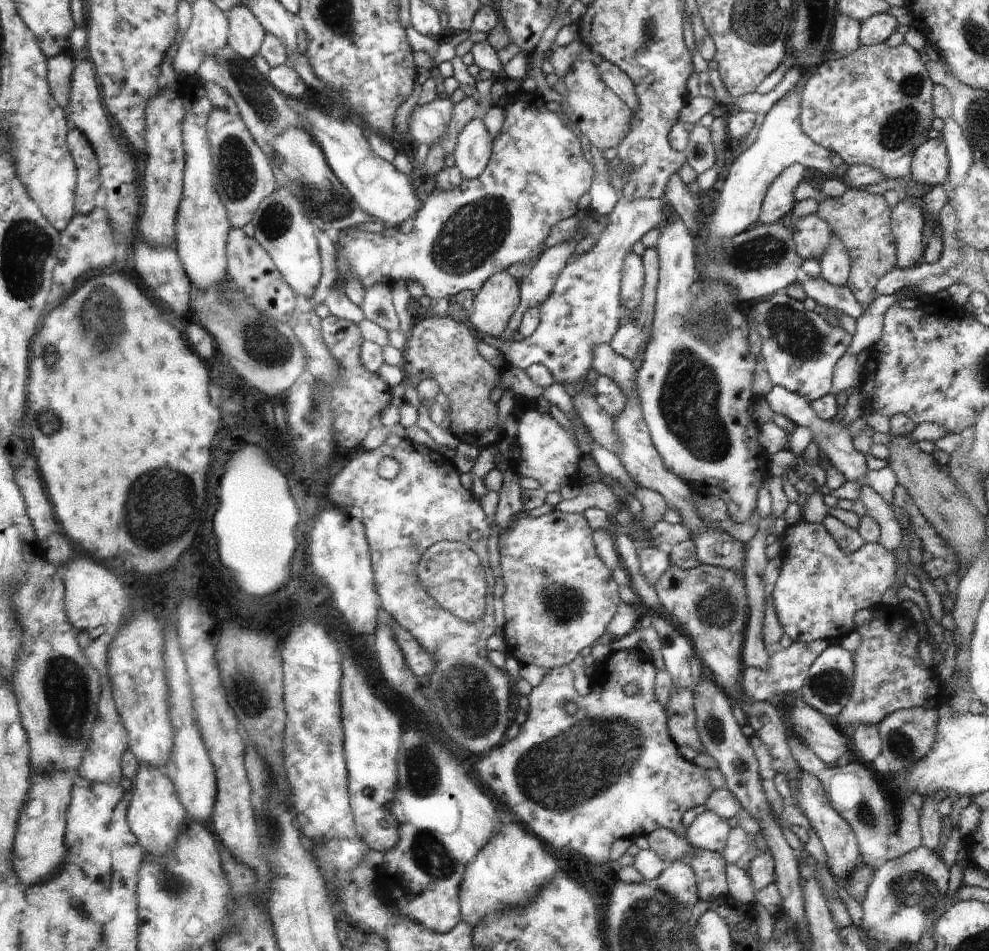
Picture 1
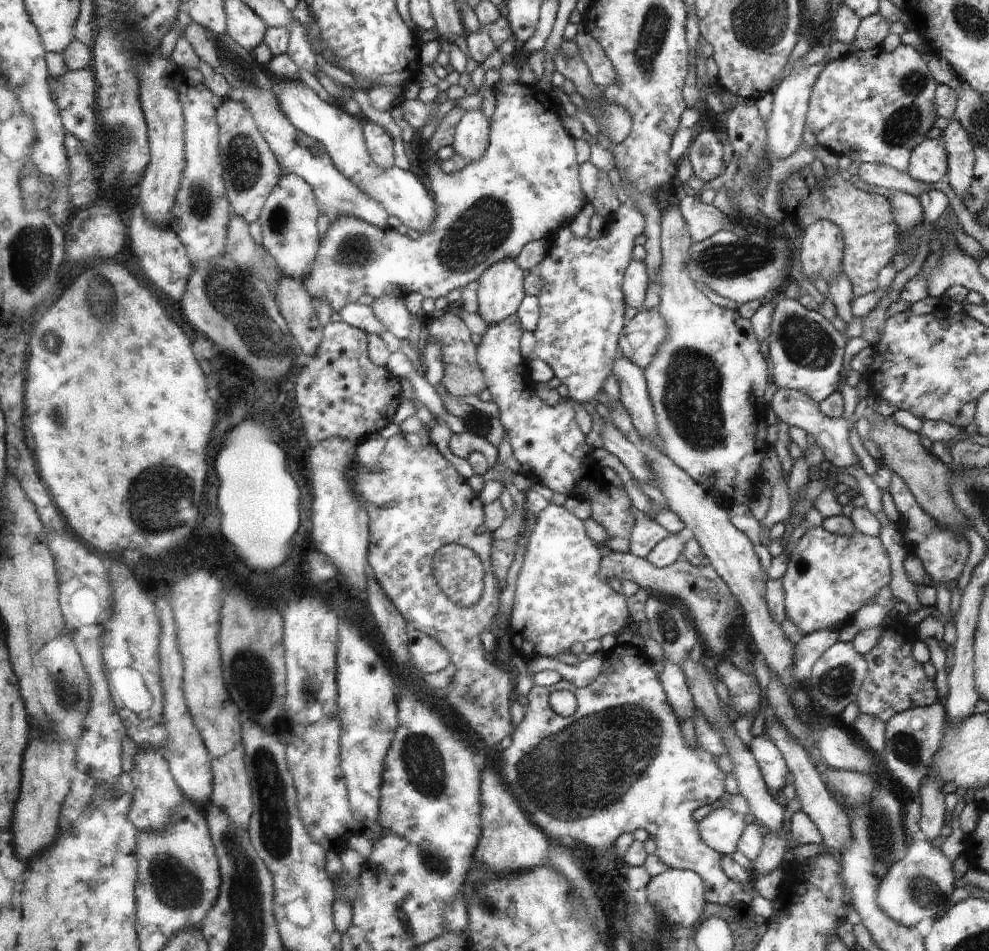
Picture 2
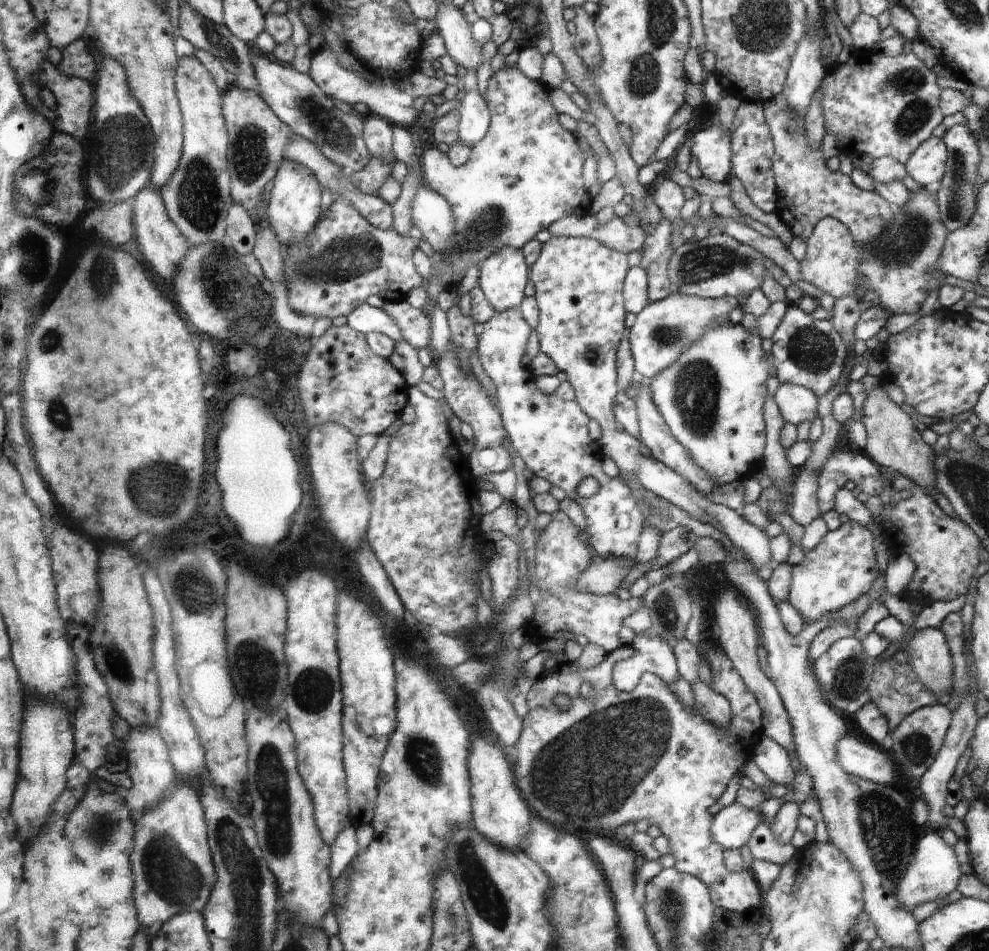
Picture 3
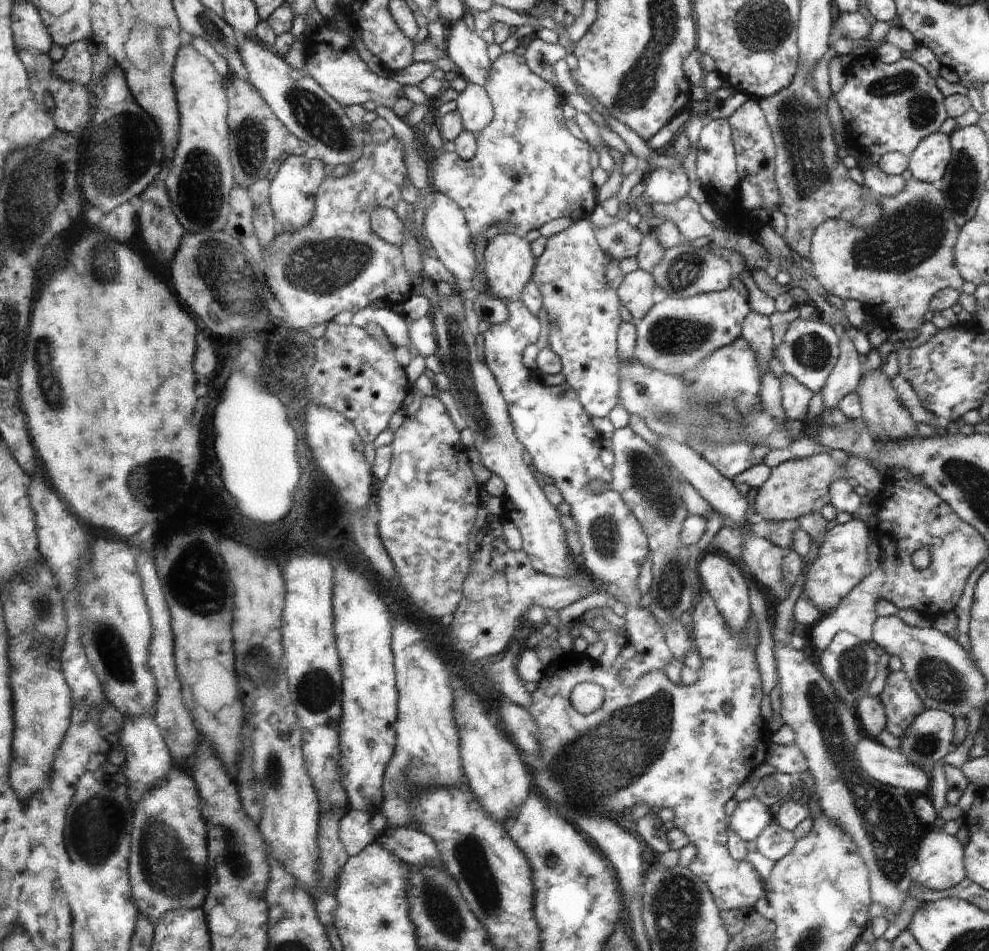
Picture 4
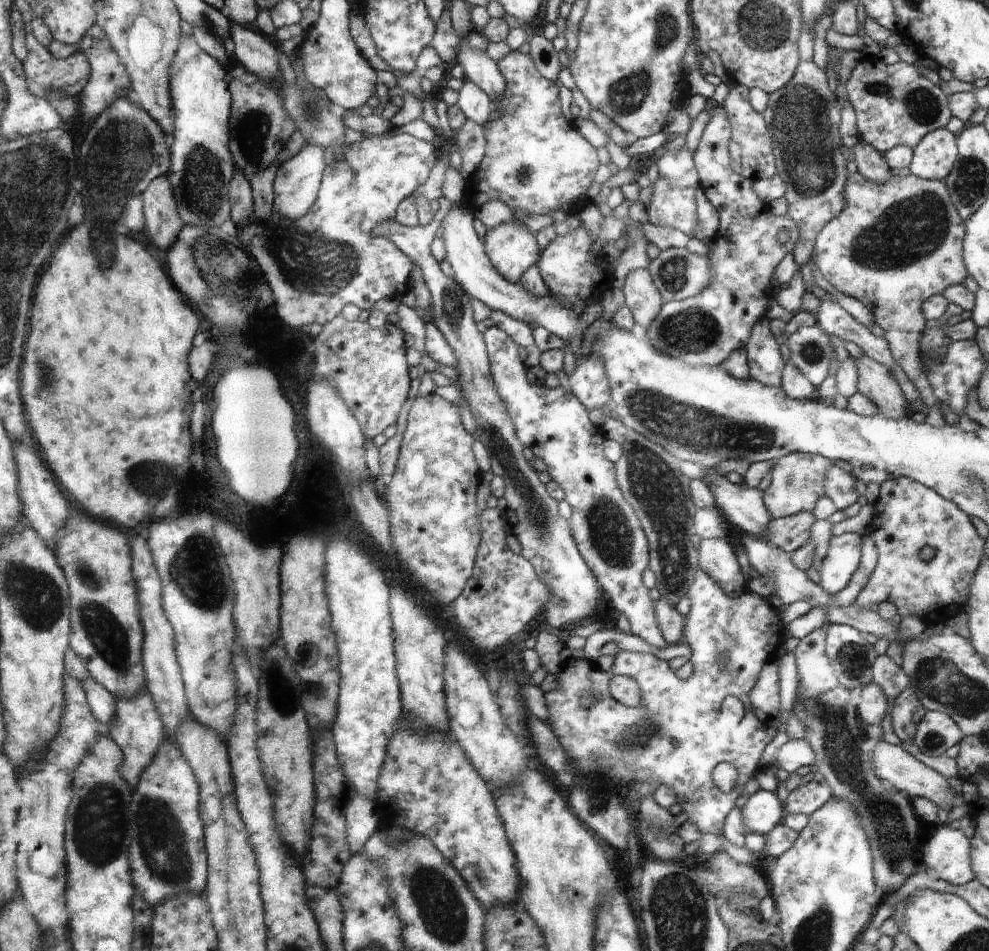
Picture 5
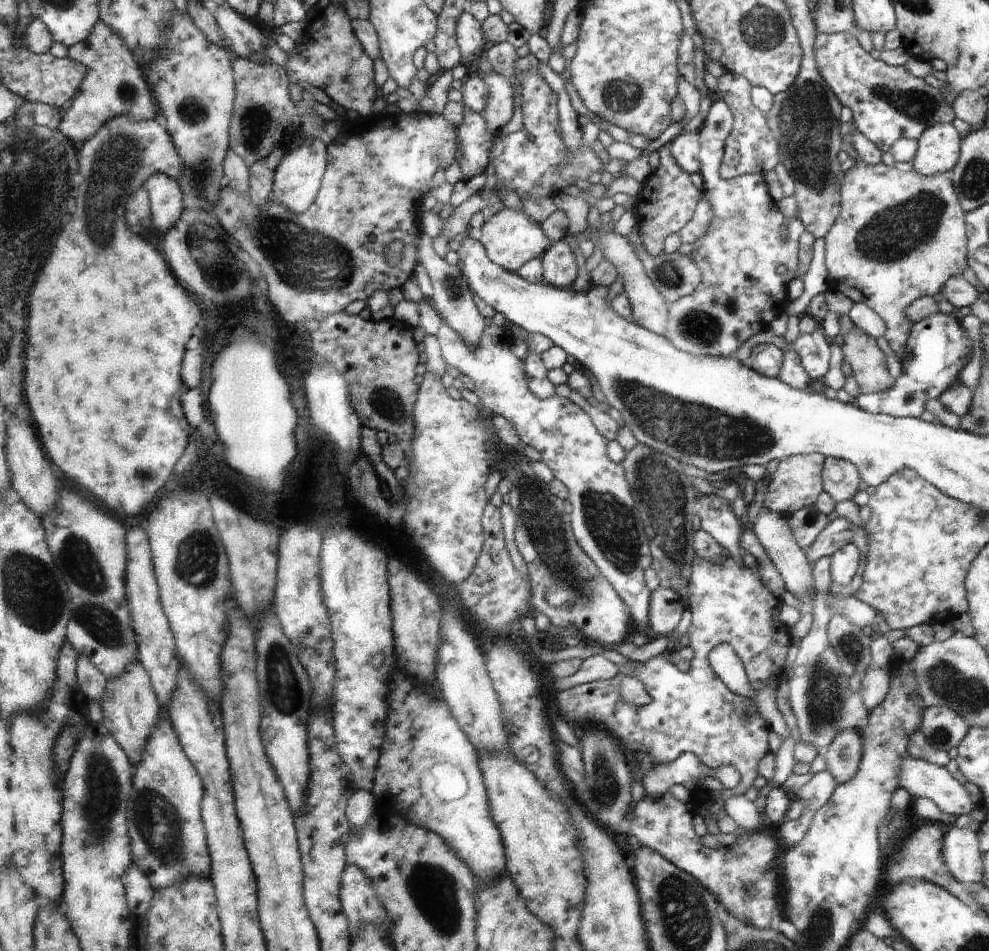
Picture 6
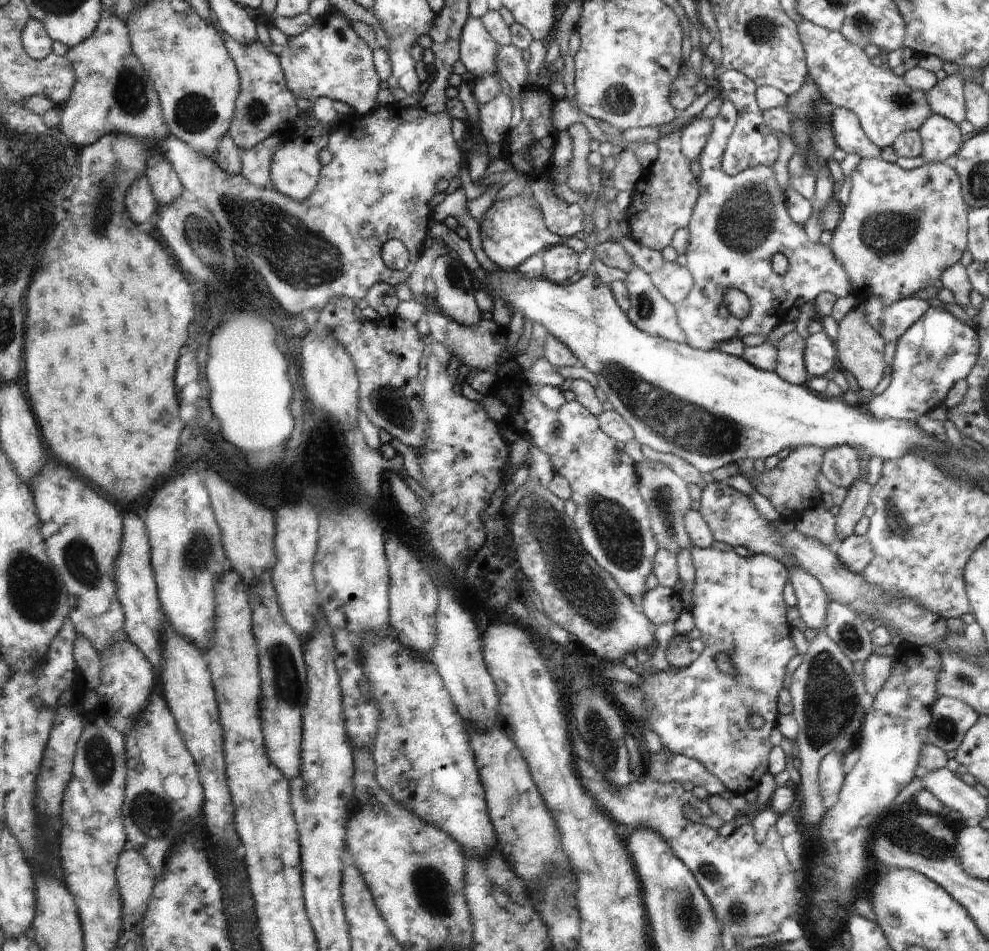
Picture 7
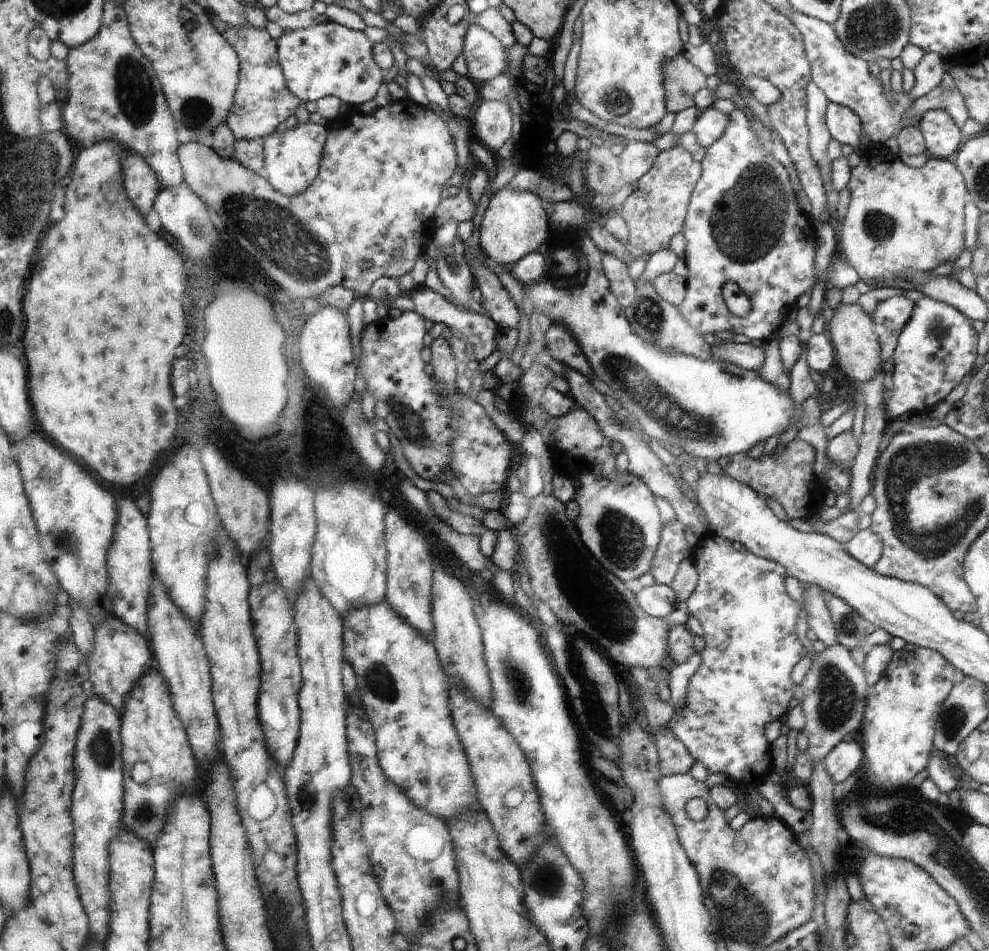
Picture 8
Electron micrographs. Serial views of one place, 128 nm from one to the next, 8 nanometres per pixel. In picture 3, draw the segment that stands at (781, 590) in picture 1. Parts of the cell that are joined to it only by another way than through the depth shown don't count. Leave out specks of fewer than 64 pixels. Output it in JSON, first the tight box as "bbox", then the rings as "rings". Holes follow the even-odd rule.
{"bbox":[788,520,878,622],"rings":[[[849,520],[838,529],[828,531],[814,550],[806,552],[802,562],[794,565],[788,601],[806,622],[817,621],[824,614],[832,614],[846,604],[865,595],[878,578],[872,532],[862,524]]]}

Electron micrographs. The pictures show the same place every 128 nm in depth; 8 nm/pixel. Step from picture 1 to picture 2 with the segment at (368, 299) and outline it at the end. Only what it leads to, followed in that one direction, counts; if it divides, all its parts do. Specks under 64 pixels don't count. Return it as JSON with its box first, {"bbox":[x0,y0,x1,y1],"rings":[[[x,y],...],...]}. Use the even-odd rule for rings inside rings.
{"bbox":[371,297,425,340],"rings":[[[378,297],[371,304],[374,316],[386,326],[390,334],[400,340],[406,340],[411,332],[413,322],[417,320],[425,321],[418,314],[412,314],[404,305],[402,299],[394,297]]]}

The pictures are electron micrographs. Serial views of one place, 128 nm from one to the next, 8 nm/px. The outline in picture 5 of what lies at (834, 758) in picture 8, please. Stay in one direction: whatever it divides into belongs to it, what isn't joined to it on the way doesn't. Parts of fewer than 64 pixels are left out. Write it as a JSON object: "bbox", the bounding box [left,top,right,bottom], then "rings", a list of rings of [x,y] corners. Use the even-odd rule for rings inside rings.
{"bbox":[784,771,832,817],"rings":[[[818,771],[790,788],[789,795],[784,801],[785,812],[786,814],[805,814],[809,817],[824,806],[832,796],[830,784]]]}

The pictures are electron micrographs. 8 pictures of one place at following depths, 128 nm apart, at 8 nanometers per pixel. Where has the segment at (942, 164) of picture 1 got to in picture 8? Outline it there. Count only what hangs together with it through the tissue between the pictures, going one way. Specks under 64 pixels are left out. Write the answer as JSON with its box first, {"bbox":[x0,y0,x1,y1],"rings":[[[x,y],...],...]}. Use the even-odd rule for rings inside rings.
{"bbox":[917,110,962,159],"rings":[[[930,110],[924,113],[917,127],[923,134],[929,156],[945,159],[957,154],[961,149],[962,134],[956,123],[946,110]]]}

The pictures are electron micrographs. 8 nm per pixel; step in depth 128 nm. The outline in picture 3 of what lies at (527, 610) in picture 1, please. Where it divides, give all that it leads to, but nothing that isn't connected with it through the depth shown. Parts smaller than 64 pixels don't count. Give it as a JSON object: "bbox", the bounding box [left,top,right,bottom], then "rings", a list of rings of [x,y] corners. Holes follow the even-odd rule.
{"bbox":[524,510,642,652],"rings":[[[561,510],[552,513],[550,524],[537,532],[536,539],[536,579],[533,579],[532,591],[534,597],[534,614],[526,619],[524,630],[530,641],[535,643],[542,636],[550,636],[554,632],[566,630],[575,636],[583,634],[590,643],[600,645],[600,648],[614,652],[620,648],[618,632],[625,618],[637,613],[642,606],[642,599],[636,597],[621,600],[614,595],[598,596],[577,589],[577,581],[593,562],[593,546],[578,538],[579,529]]]}

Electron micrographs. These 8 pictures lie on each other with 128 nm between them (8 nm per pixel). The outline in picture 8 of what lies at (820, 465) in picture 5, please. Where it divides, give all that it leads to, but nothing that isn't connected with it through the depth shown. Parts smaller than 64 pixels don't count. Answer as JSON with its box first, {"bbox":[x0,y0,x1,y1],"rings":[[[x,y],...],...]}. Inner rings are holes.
{"bbox":[718,438,825,521],"rings":[[[794,438],[784,448],[775,448],[771,454],[751,458],[747,453],[740,453],[733,457],[721,458],[718,464],[730,478],[753,487],[764,498],[776,500],[784,508],[789,519],[810,521],[816,518],[825,506],[823,496],[825,488],[816,472],[812,472],[814,458],[817,458],[816,448],[809,442]]]}

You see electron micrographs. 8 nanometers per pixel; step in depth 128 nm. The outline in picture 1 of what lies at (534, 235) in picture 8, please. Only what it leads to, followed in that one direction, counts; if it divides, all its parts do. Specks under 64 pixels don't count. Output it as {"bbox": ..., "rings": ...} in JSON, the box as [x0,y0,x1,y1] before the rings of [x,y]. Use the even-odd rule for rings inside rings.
{"bbox":[468,270,520,338],"rings":[[[507,270],[493,274],[480,292],[475,293],[472,314],[468,323],[478,330],[480,337],[488,334],[492,338],[501,338],[508,329],[509,321],[520,302],[520,288],[514,276]]]}

